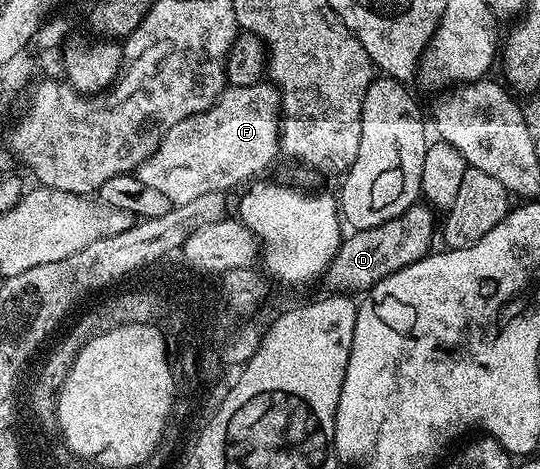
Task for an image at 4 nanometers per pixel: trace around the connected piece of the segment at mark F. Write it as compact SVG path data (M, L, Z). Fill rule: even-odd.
M272 84L229 85L207 111L175 123L135 176L167 195L173 206L212 192L228 194L236 185L244 186L264 174L261 172L279 157L280 108L281 94Z

